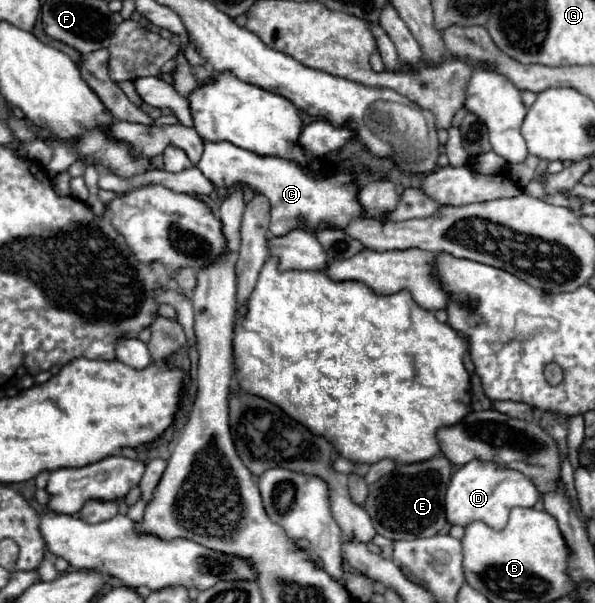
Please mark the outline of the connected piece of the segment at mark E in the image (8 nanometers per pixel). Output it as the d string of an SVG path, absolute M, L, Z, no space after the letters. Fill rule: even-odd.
M438 455L424 463L400 465L392 473L372 483L364 509L370 513L370 519L378 535L388 537L390 541L400 539L410 541L420 537L434 537L436 533L440 533L446 525L444 493L450 477L452 477L452 463L444 455Z

